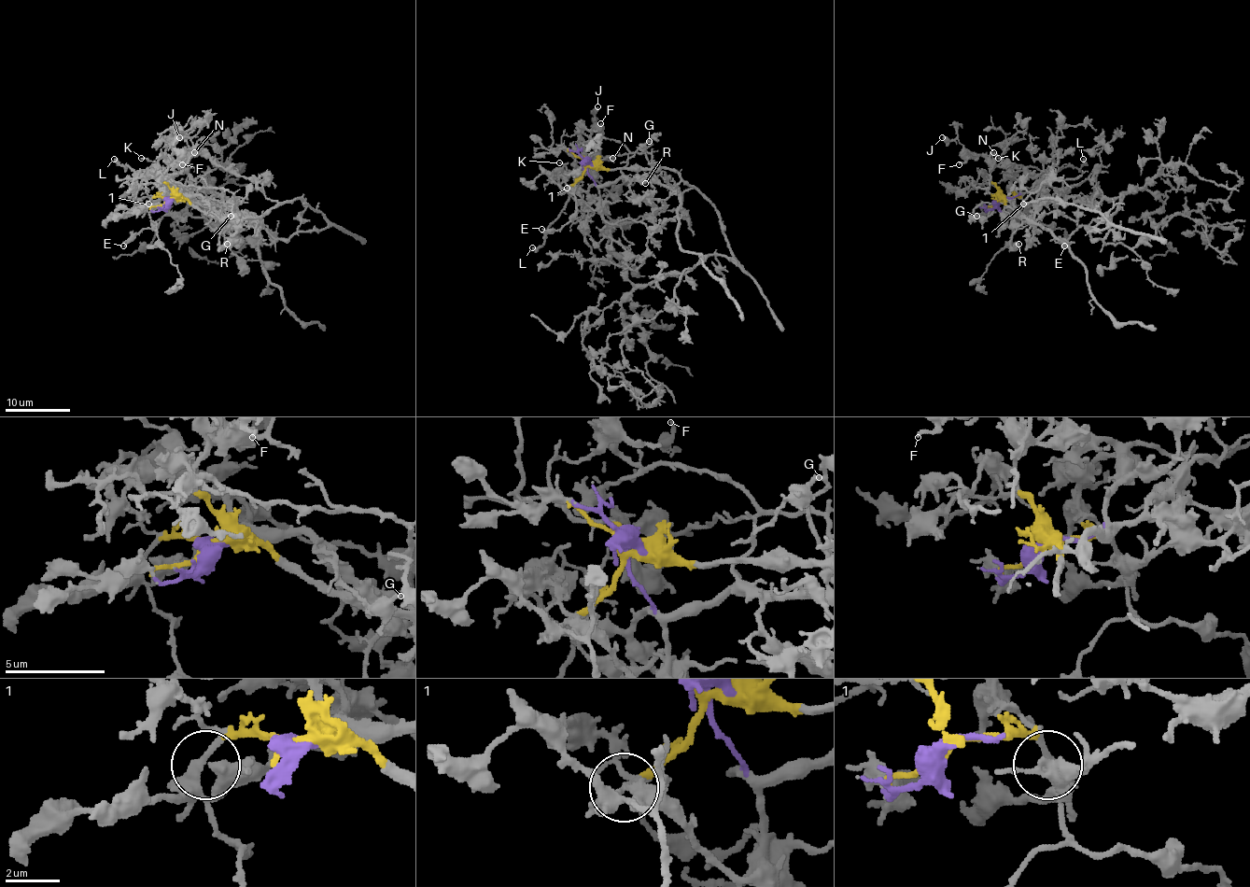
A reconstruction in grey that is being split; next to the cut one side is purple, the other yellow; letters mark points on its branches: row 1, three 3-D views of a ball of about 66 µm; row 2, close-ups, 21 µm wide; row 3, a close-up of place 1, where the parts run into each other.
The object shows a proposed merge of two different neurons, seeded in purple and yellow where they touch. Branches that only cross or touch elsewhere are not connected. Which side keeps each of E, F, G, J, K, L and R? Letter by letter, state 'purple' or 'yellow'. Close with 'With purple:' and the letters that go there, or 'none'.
E: yellow
F: yellow
G: purple
J: yellow
K: purple
L: purple
R: purple
With purple: G, K, L, R

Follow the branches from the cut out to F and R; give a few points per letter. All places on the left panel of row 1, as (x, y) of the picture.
F: (167, 201), (172, 196), (172, 190), (164, 181), (165, 157), (174, 150), (182, 164)
R: (167, 201), (178, 194), (200, 194), (223, 217), (224, 228), (219, 234), (219, 245), (224, 246), (228, 243)

